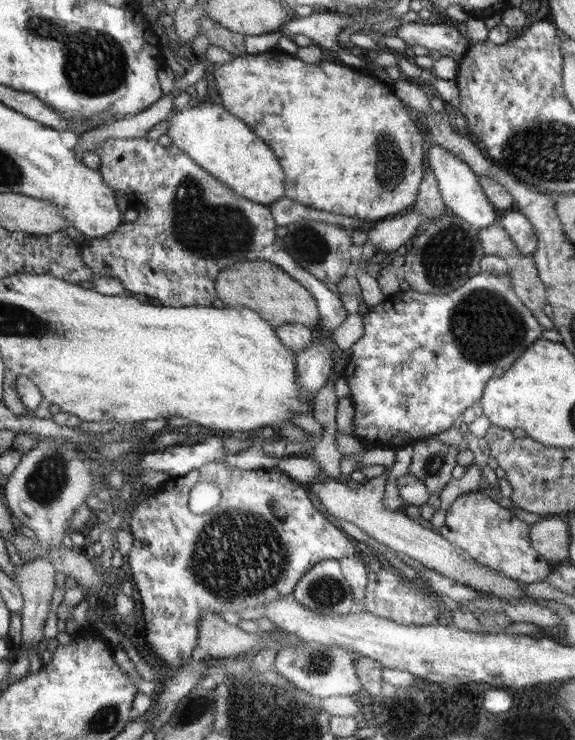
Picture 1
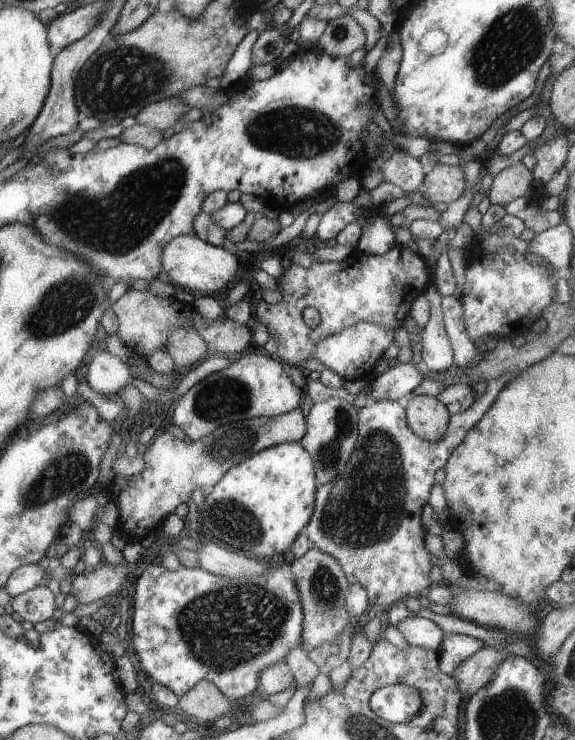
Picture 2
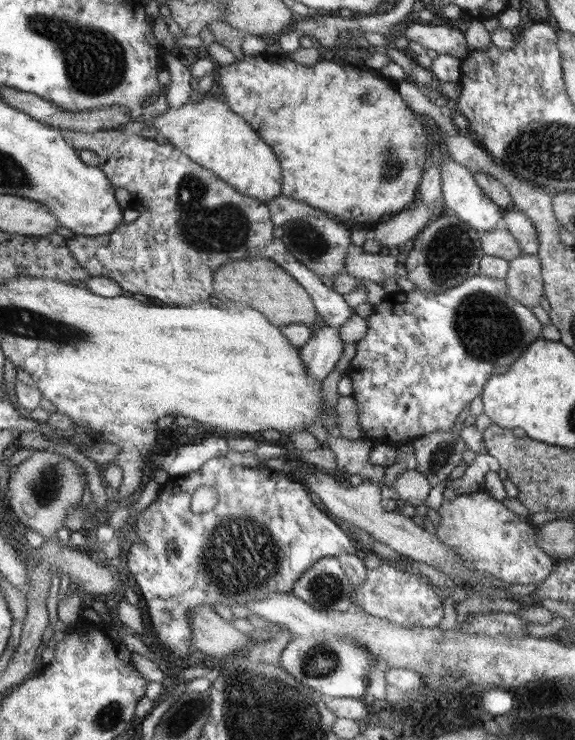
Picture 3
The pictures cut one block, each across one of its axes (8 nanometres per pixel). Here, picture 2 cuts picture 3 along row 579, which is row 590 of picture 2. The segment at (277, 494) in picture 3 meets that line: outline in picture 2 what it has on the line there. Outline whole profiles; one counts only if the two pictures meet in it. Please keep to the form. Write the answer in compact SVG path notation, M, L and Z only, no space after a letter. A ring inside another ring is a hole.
M148 564L136 582L134 600L133 637L129 642L129 651L136 652L140 668L142 672L146 673L150 682L166 686L178 697L186 694L201 681L210 680L212 684L217 685L235 703L257 698L260 696L258 682L260 682L262 670L266 670L266 668L270 668L270 666L274 666L278 662L286 662L288 652L300 647L300 644L302 644L302 632L305 630L305 609L302 608L301 592L298 592L298 587L297 584L294 584L294 580L290 580L286 576L282 566L270 566L270 572L264 574L264 576L256 576L256 578L240 577L236 578L236 580L230 580L228 577L207 573L202 569L184 567L180 568L180 570L171 571L164 566Z

